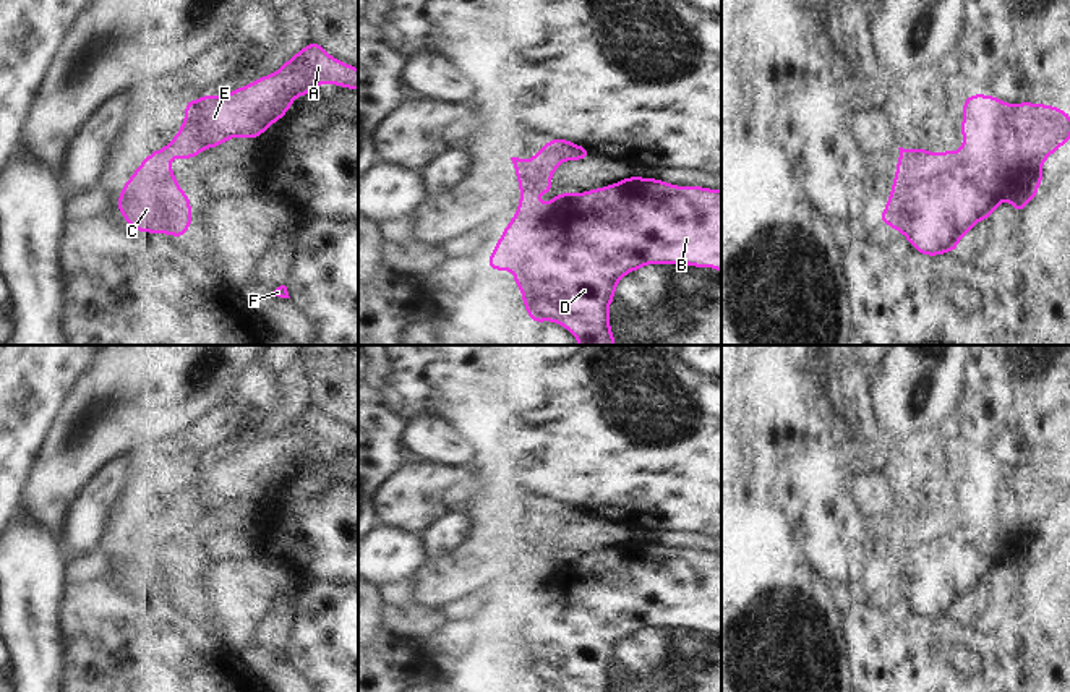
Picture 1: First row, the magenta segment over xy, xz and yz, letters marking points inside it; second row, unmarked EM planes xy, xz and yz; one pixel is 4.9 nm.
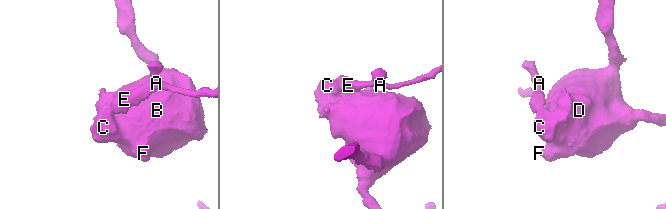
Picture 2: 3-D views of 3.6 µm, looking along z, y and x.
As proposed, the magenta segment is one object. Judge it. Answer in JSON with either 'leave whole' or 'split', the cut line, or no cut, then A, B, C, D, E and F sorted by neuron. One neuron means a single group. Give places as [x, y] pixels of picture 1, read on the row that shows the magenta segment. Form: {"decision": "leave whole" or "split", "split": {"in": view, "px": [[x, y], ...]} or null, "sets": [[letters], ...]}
{"decision": "split", "split": {"in": "xz", "px": [[526, 161], [542, 179], [540, 195]]}, "sets": [["A", "E"], ["B", "C", "D", "F"]]}

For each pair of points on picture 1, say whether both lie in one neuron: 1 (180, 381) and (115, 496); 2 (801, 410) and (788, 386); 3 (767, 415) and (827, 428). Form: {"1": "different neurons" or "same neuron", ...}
{"1": "different neurons", "2": "same neuron", "3": "same neuron"}

